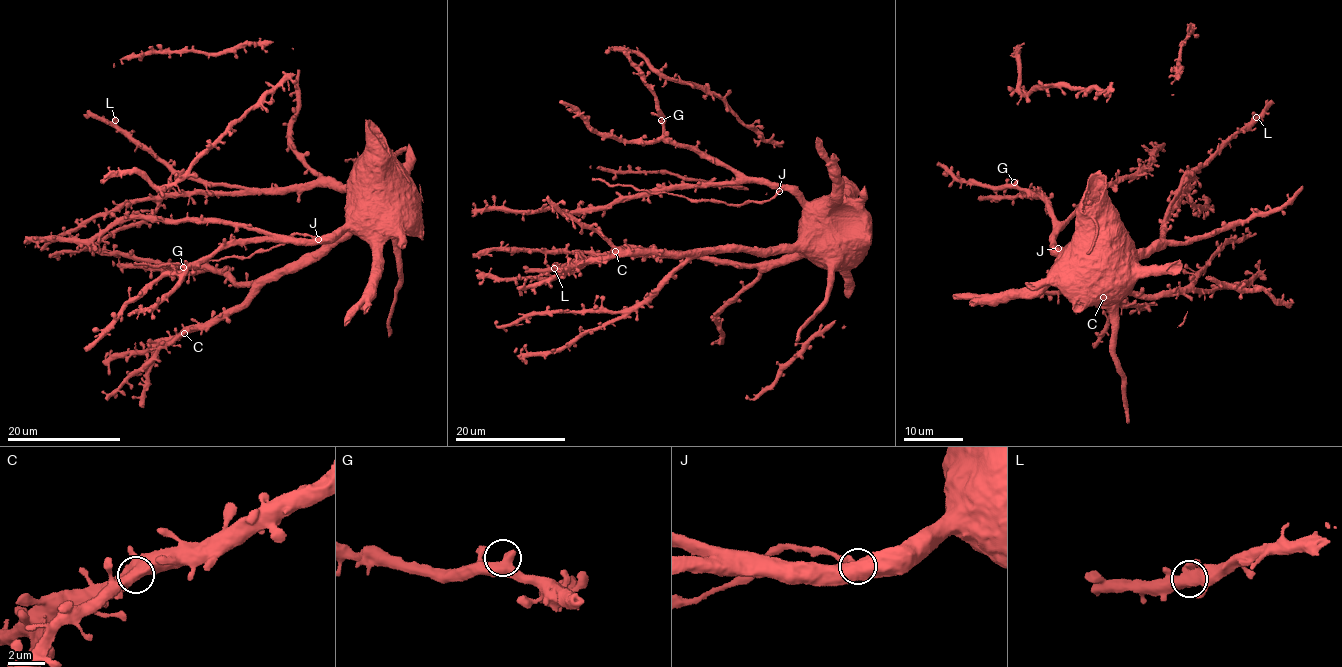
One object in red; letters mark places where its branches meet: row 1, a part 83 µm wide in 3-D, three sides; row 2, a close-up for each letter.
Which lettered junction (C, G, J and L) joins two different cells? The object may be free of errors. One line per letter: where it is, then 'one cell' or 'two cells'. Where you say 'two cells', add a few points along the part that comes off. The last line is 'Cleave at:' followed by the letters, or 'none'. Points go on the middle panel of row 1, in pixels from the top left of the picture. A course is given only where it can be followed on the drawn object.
C: (615, 251) | one cell
G: (661, 120) | one cell
J: (779, 191) | two cells | (779, 191), (766, 201), (734, 205), (591, 180)
L: (554, 268) | one cell
Cleave at: J

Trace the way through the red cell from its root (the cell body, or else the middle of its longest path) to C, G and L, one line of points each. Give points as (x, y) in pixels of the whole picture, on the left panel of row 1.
C: (375, 166), (369, 168), (364, 155), (363, 213), (348, 228), (290, 262), (239, 306), (184, 333)
G: (375, 166), (369, 168), (362, 156), (353, 218), (329, 237), (231, 241), (188, 269), (183, 267)
L: (375, 166), (364, 155), (351, 186), (208, 183), (174, 176), (121, 133), (115, 120)

